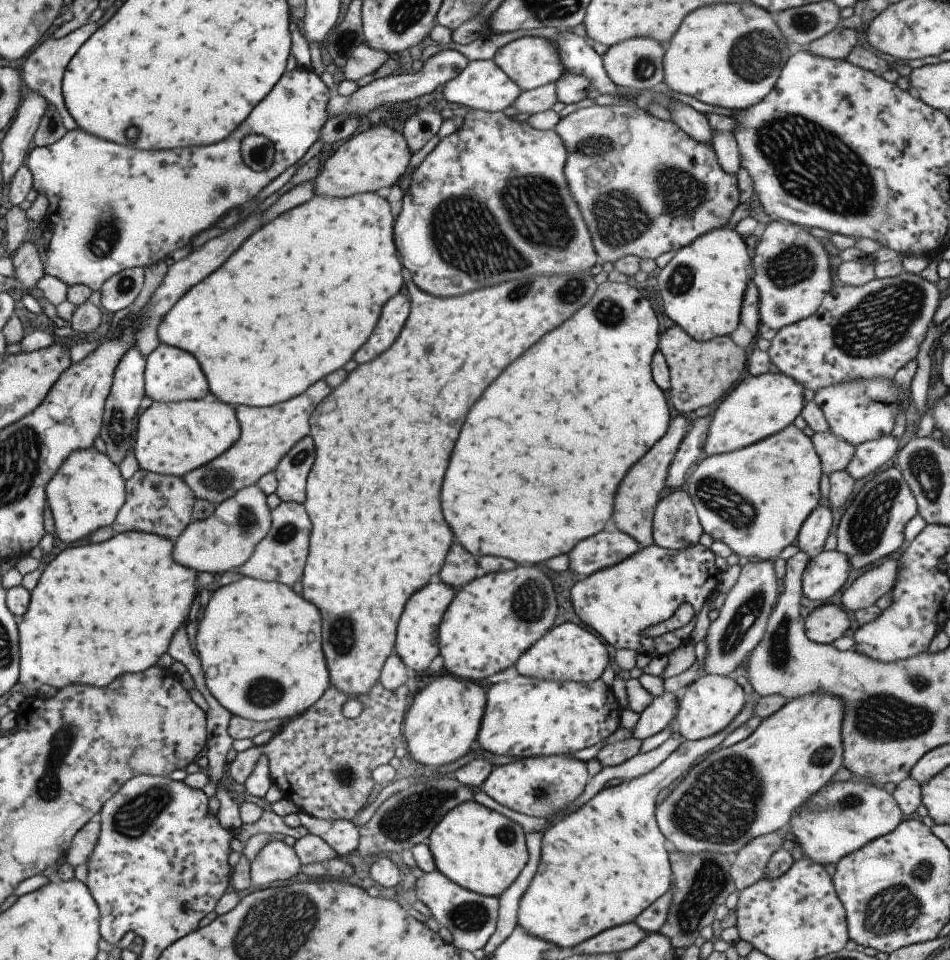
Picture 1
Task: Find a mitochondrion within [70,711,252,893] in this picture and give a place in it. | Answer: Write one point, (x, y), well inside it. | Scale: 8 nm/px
(132, 819)

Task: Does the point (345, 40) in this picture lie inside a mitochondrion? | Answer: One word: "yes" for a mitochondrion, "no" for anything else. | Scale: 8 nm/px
yes

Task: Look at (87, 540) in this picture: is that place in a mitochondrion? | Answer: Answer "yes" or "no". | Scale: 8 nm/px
no

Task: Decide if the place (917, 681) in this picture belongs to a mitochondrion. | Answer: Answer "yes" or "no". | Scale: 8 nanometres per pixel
yes

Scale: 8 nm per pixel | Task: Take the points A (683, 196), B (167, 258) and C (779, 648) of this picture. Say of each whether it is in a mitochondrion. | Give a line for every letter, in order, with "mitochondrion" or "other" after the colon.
A: mitochondrion
B: other
C: mitochondrion

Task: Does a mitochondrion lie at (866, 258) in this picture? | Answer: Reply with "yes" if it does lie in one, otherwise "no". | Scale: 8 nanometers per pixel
no

